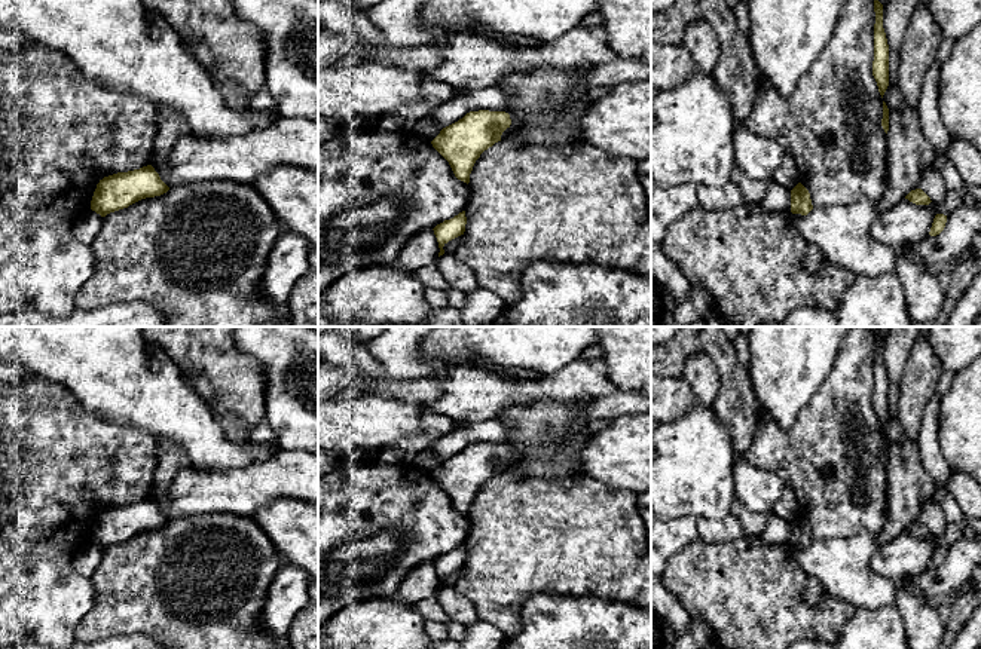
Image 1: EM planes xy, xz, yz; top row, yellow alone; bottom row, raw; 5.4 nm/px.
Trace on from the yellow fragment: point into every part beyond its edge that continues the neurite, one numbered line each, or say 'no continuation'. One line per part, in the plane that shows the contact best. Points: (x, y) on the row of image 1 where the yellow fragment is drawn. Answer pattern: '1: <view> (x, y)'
no continuation

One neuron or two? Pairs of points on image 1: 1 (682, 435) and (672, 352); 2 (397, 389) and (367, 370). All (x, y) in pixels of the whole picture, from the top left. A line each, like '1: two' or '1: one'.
1: two
2: one

